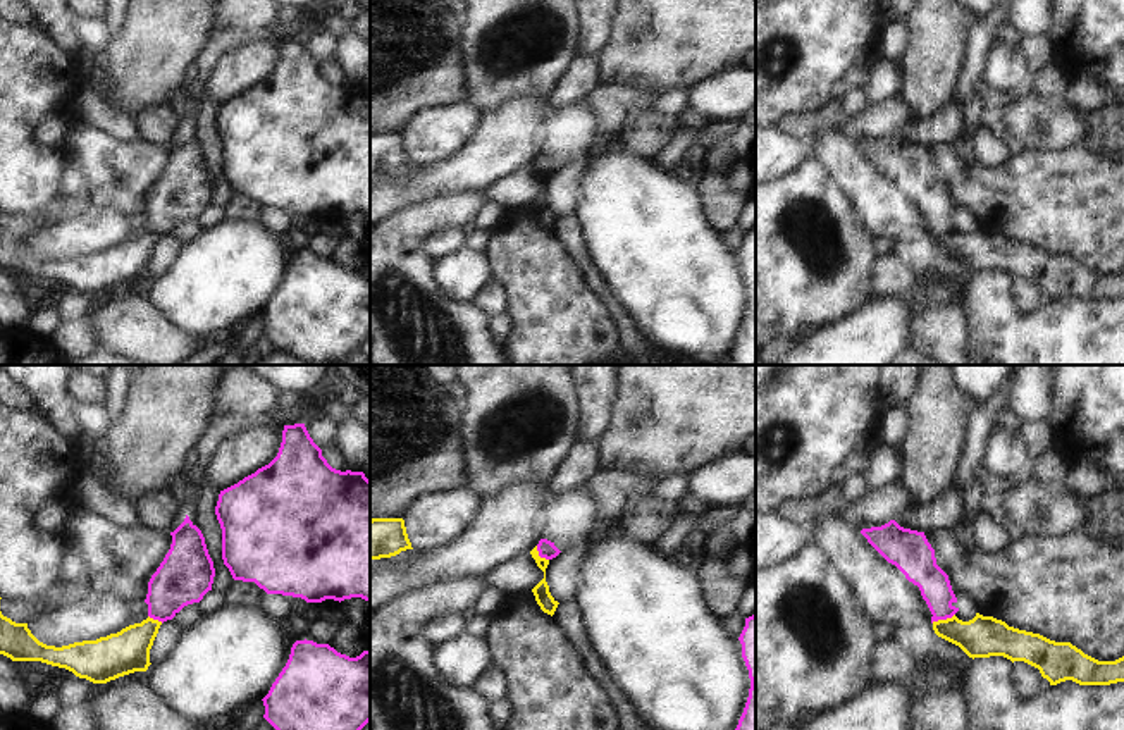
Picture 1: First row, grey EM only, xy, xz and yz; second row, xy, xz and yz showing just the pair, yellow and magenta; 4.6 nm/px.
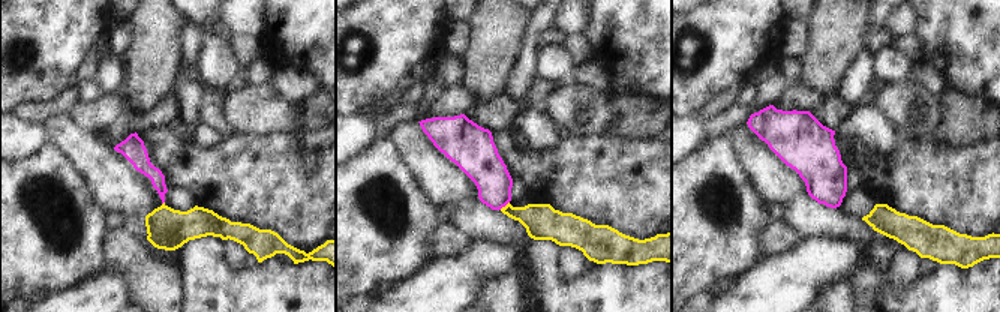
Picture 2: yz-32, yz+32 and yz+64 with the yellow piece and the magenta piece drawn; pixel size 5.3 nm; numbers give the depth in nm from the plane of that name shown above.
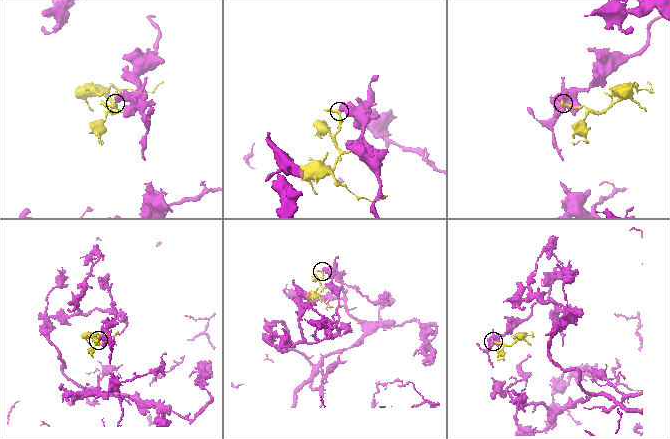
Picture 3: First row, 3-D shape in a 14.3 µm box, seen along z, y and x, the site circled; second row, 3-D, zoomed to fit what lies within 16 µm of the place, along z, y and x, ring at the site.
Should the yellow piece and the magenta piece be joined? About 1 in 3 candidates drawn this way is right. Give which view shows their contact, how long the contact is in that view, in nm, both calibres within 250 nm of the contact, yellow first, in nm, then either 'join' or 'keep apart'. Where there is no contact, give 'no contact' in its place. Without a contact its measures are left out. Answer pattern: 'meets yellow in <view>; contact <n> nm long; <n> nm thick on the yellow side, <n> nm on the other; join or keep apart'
meets yellow in yz; contact 120 nm long; 190 nm thick on the yellow side, 150 nm on the other; keep apart

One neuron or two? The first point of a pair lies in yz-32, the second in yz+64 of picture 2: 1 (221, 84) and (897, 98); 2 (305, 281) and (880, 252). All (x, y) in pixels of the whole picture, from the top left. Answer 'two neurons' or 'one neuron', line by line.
1: two neurons
2: one neuron

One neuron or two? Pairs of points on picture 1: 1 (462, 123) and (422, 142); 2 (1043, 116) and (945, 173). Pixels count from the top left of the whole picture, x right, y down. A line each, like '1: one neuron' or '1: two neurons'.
1: one neuron
2: two neurons

